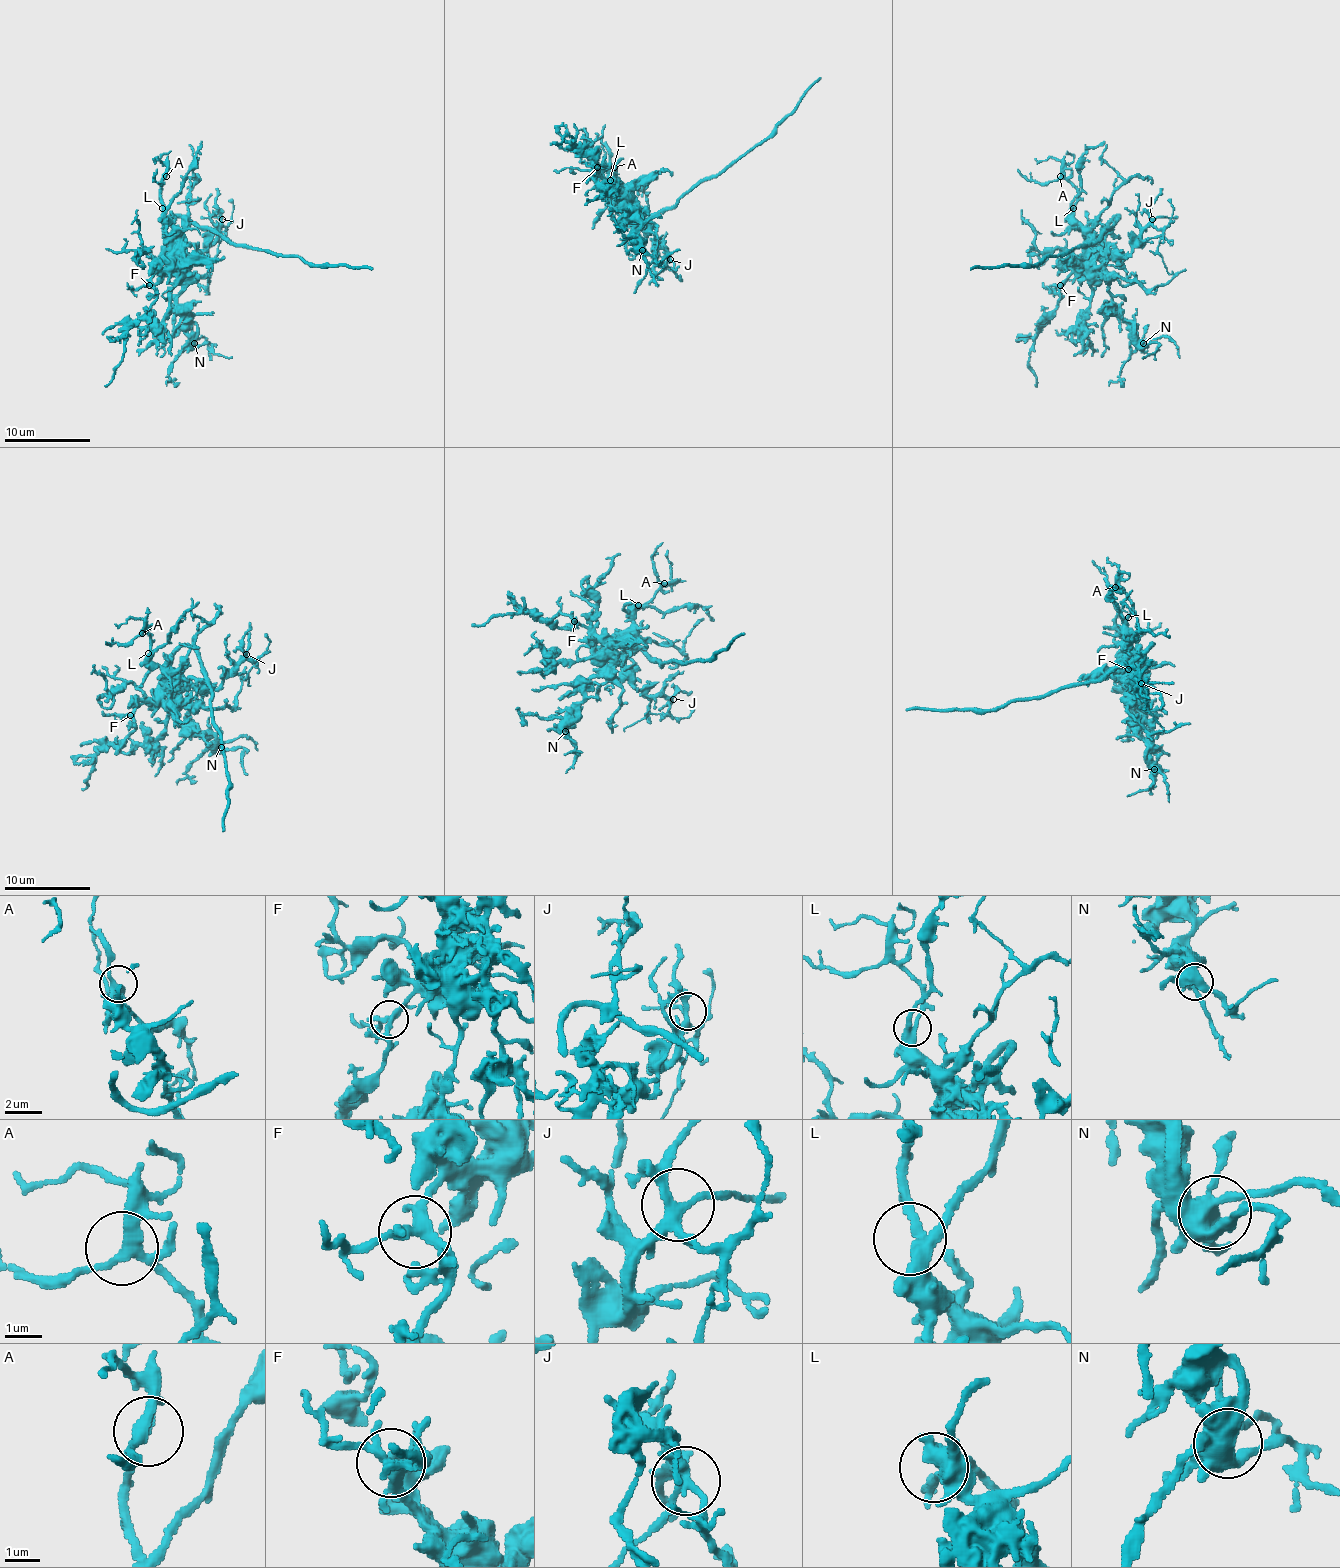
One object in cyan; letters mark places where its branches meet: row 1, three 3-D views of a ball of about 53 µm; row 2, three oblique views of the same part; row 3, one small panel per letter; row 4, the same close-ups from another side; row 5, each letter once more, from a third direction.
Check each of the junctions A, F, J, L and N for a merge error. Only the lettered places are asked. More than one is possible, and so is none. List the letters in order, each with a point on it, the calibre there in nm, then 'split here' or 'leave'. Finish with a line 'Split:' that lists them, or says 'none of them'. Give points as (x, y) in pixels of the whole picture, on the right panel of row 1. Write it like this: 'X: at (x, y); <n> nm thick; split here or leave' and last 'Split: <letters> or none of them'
A: at (1060, 176); 280 nm thick; leave
F: at (1060, 285); 280 nm thick; leave
J: at (1152, 219); 260 nm thick; leave
L: at (1073, 208); 360 nm thick; leave
N: at (1143, 343); 550 nm thick; leave
Split: none of them

